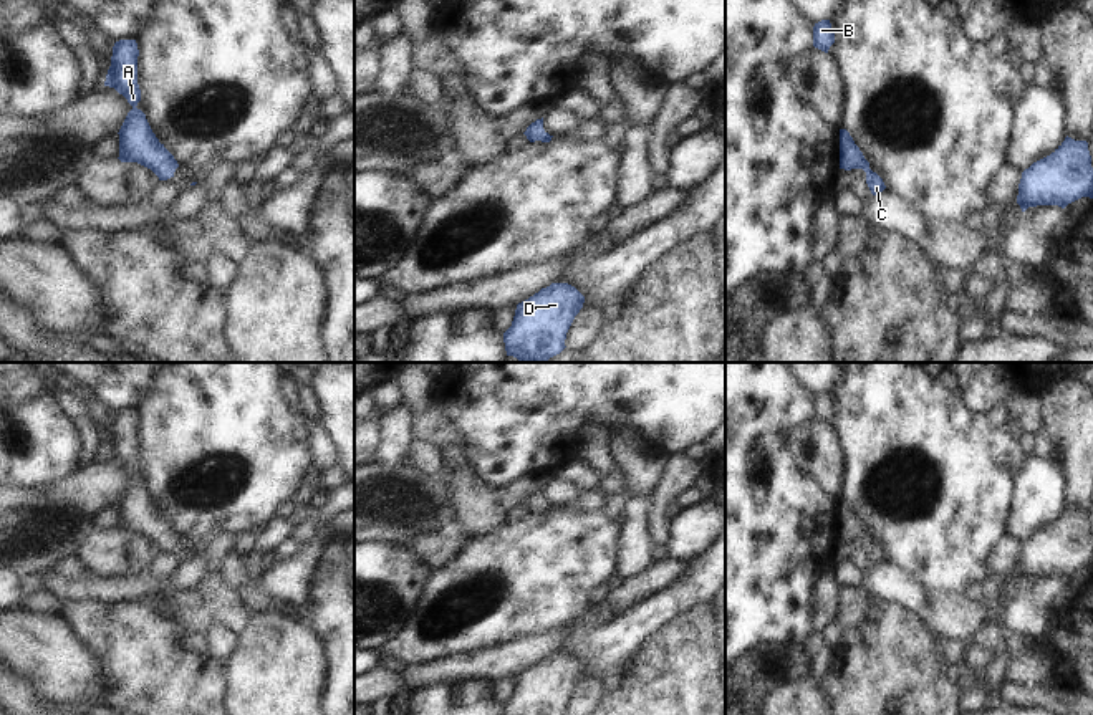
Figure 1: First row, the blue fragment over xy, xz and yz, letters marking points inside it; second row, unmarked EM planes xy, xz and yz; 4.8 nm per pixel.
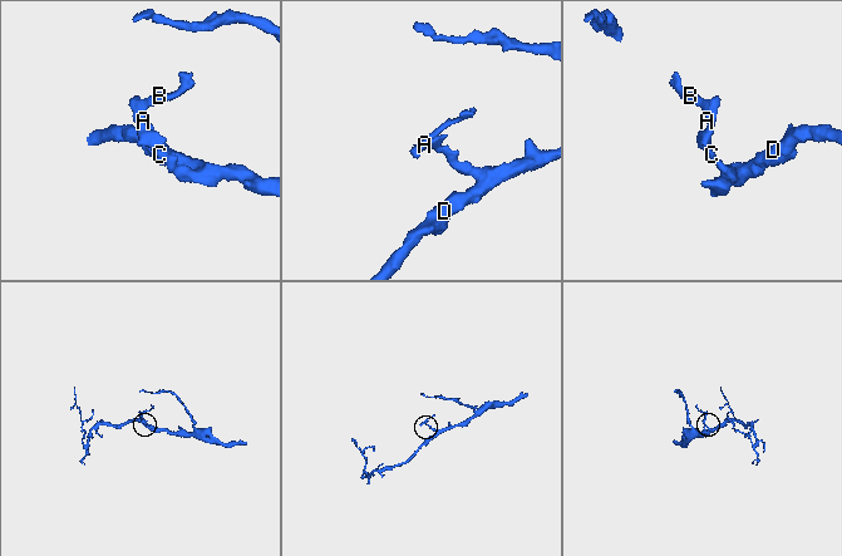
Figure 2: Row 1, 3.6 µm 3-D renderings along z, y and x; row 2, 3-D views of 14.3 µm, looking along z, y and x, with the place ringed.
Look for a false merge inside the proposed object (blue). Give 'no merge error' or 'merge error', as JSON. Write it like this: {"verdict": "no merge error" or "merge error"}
{"verdict": "no merge error"}

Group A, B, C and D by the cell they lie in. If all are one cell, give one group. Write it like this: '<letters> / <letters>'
A B C D

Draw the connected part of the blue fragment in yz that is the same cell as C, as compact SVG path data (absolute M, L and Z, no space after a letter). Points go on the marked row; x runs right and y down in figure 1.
M840 129L840 169L863 169L866 172L866 184L873 195L878 195L886 189L883 179L869 169L869 162L864 159L846 129Z

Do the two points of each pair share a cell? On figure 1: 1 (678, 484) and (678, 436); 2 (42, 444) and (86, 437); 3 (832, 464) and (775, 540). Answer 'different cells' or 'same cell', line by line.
1: different cells
2: different cells
3: different cells

